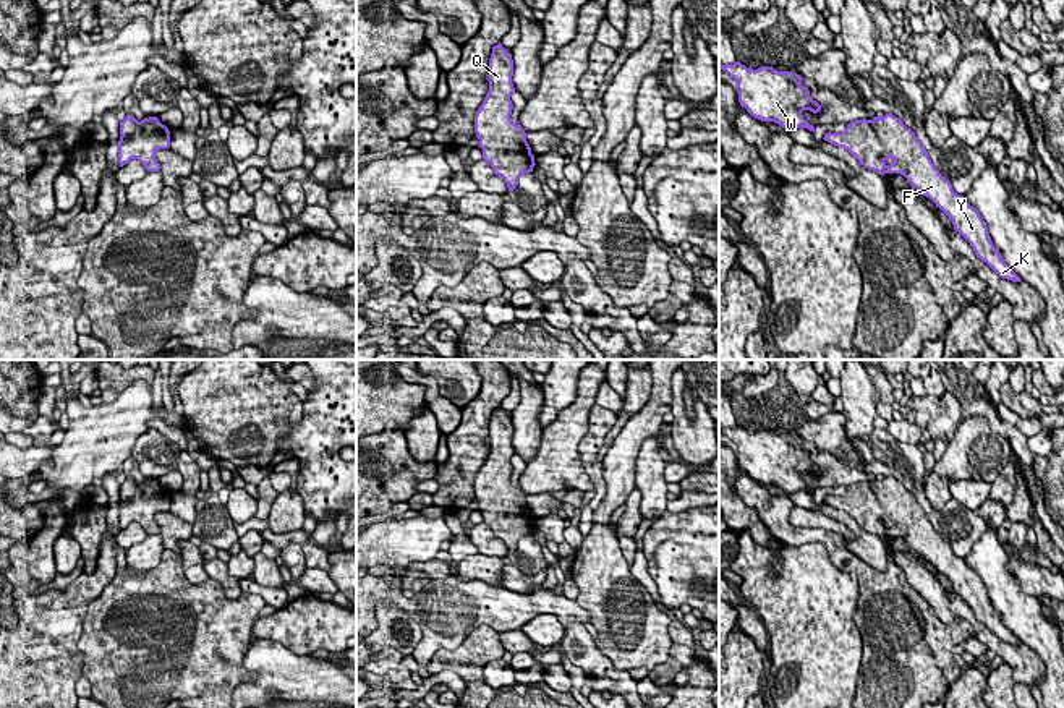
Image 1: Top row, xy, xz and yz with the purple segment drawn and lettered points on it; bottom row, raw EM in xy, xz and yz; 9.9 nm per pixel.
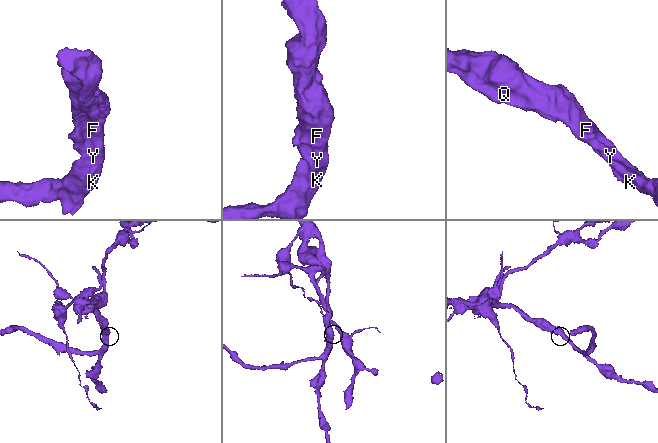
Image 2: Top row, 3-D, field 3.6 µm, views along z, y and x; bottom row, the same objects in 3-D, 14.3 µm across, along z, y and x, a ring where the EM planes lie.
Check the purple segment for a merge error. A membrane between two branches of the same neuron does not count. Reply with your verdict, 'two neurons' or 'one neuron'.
one neuron

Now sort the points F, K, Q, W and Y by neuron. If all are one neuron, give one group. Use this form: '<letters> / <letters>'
F K Q W Y

